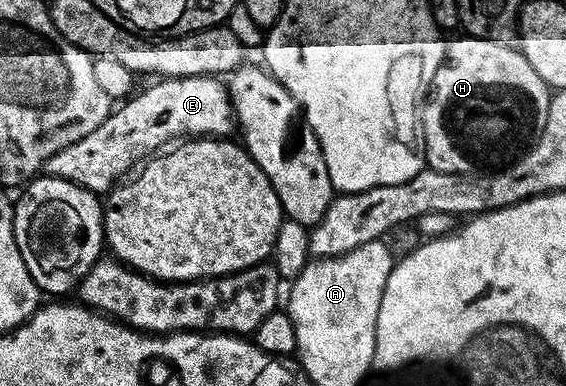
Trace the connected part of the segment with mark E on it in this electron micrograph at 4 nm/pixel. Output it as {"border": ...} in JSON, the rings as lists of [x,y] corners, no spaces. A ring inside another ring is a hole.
{"border":[[[216,76],[212,77],[167,77],[164,79],[154,80],[153,85],[149,85],[145,90],[134,92],[128,99],[122,100],[121,105],[110,112],[107,119],[103,119],[103,123],[99,123],[99,127],[95,127],[95,131],[91,131],[91,135],[83,135],[83,139],[79,139],[79,143],[71,143],[71,147],[65,147],[61,151],[56,152],[51,159],[45,161],[44,172],[48,176],[65,178],[68,181],[74,182],[76,185],[83,186],[85,189],[91,190],[93,193],[98,195],[108,194],[109,190],[113,188],[118,181],[126,176],[133,168],[133,161],[140,162],[158,151],[164,150],[170,143],[176,142],[178,139],[196,139],[199,137],[212,137],[214,139],[225,139],[230,136],[229,133],[234,132],[235,129],[235,118],[233,115],[233,104],[229,101],[229,90],[224,80],[218,79]]]}

